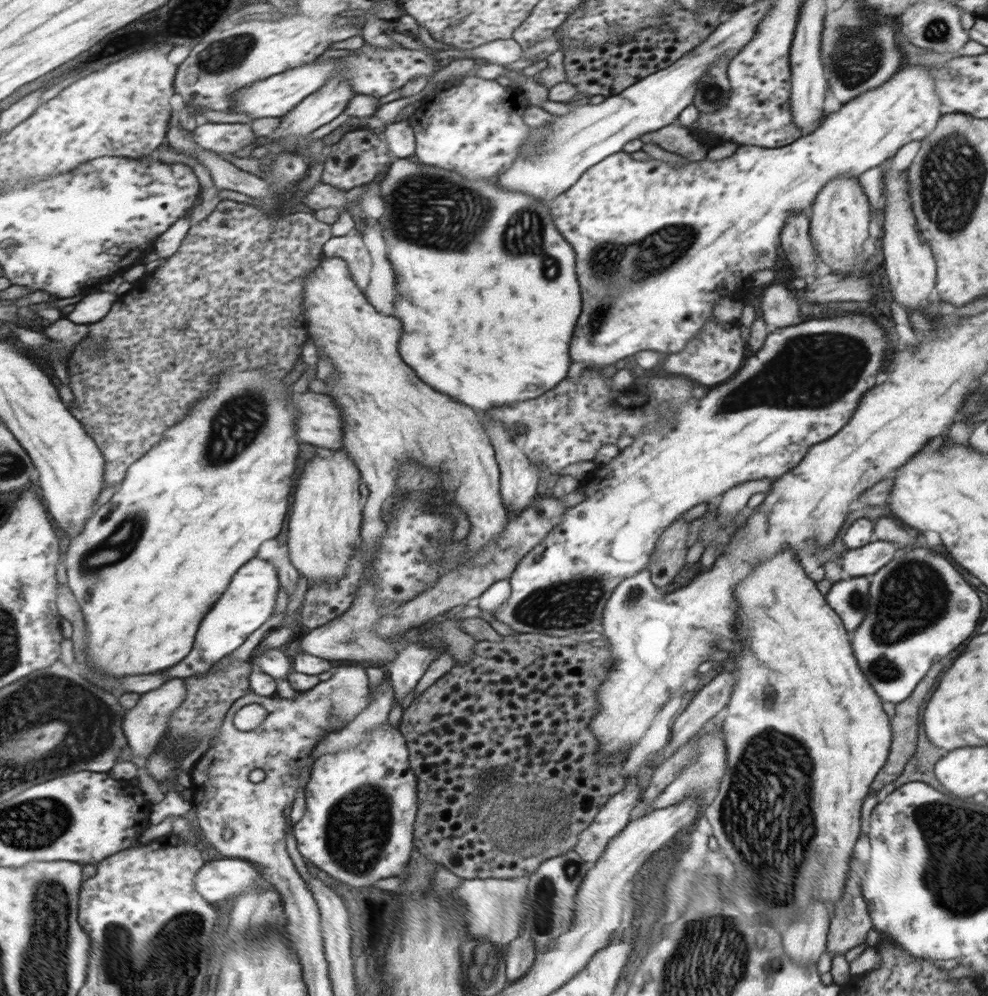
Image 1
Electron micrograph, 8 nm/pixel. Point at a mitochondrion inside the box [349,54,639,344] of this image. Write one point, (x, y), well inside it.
(469, 210)

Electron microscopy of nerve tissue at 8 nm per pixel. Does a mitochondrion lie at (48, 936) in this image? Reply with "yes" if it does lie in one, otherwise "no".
yes

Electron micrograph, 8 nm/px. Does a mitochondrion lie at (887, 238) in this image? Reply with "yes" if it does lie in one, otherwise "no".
no

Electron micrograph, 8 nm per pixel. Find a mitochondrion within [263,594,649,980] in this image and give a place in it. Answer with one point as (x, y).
(516, 814)

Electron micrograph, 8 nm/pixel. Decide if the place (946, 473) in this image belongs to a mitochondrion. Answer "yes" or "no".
no

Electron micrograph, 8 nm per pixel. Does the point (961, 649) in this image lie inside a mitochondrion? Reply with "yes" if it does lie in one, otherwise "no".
no

